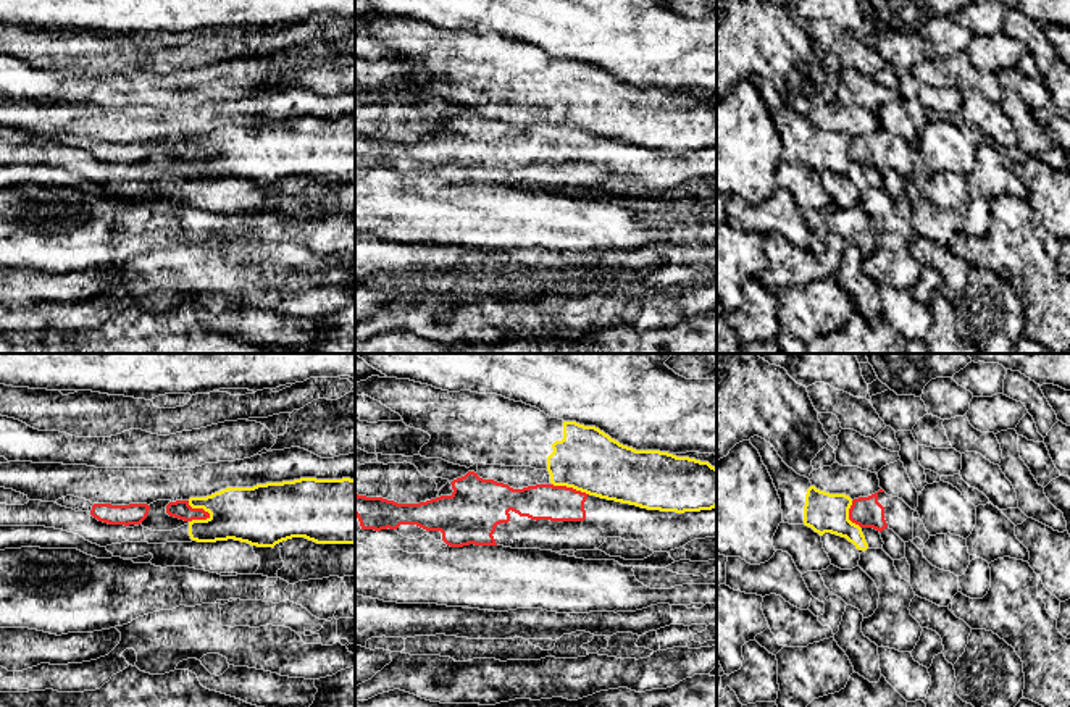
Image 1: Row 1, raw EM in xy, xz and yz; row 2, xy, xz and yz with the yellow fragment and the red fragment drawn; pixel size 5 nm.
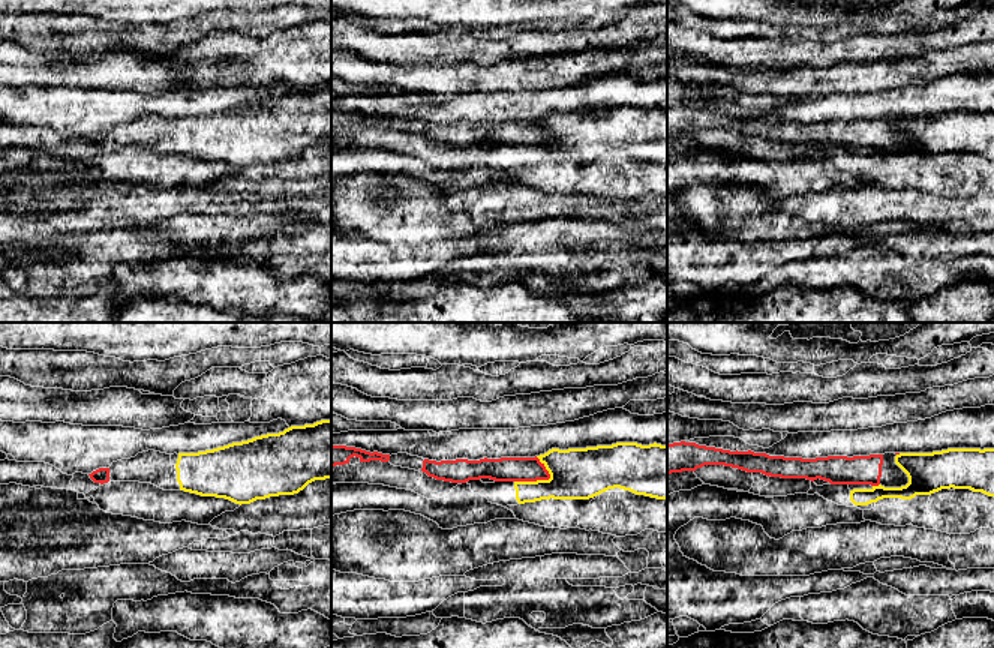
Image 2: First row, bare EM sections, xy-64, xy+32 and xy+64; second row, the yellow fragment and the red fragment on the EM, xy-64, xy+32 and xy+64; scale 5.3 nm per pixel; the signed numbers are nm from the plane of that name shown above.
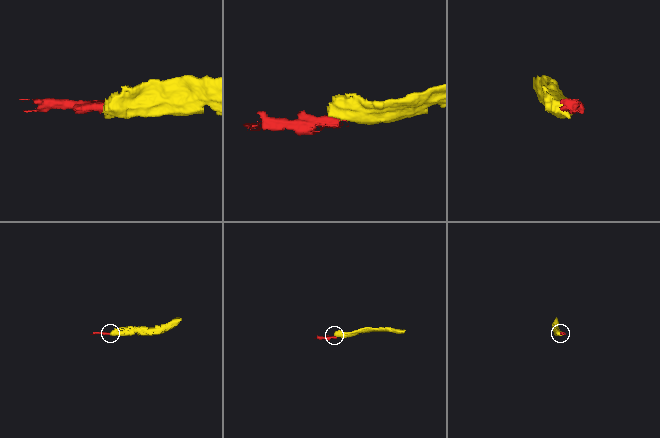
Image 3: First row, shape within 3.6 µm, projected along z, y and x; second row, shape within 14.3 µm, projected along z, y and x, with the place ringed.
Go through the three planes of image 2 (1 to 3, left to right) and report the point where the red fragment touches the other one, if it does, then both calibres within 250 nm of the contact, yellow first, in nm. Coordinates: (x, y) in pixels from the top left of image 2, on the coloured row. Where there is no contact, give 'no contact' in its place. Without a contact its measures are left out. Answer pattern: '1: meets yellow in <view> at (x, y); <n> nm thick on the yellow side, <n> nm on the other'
1: no contact
2: meets yellow in xy+32 at (532, 482); 280 nm thick on the yellow side, 130 nm on the other
3: meets yellow in xy+64 at (876, 486); 150 nm thick on the yellow side, 160 nm on the other

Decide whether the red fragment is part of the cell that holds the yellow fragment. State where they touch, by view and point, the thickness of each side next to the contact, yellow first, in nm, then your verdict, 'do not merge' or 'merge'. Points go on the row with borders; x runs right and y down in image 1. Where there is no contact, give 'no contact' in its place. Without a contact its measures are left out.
meets yellow in xy at (199, 507); 280 nm thick on the yellow side, 90 nm on the other; do not merge

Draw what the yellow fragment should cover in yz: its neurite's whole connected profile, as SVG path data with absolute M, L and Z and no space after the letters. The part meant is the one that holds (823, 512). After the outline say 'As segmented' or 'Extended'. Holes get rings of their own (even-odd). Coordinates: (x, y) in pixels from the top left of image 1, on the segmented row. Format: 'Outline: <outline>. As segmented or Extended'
Outline: M754 436L750 444L759 450L778 491L784 523L805 525L820 536L831 533L846 538L859 550L868 549L862 528L849 520L849 496L817 489L809 478L789 468L765 439Z. Extended

